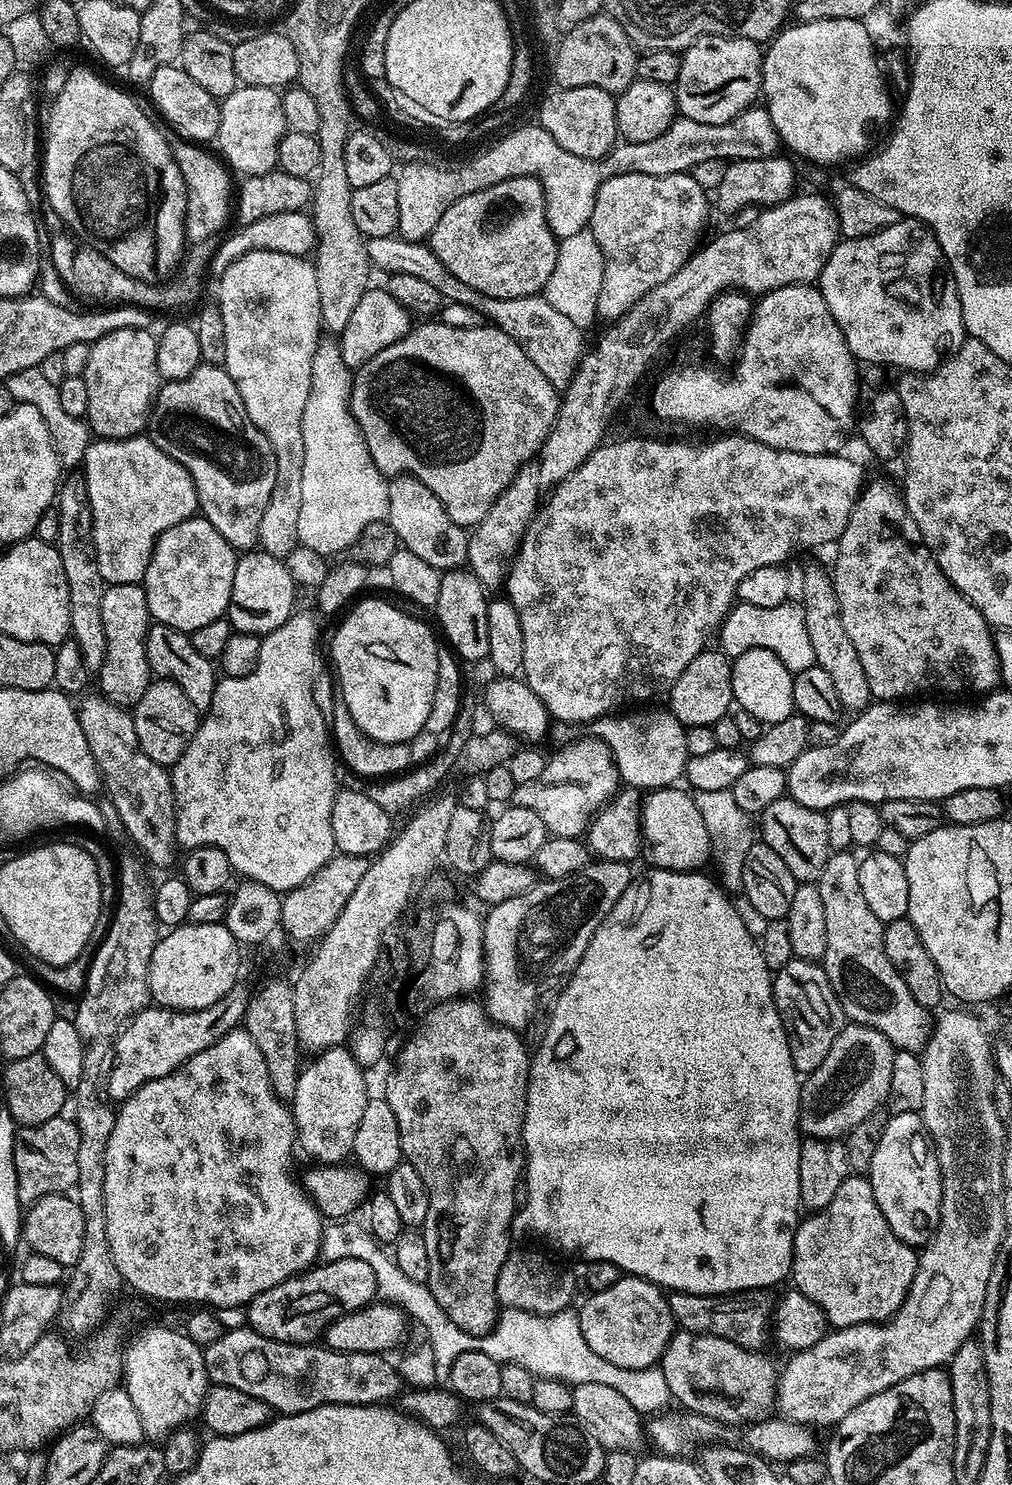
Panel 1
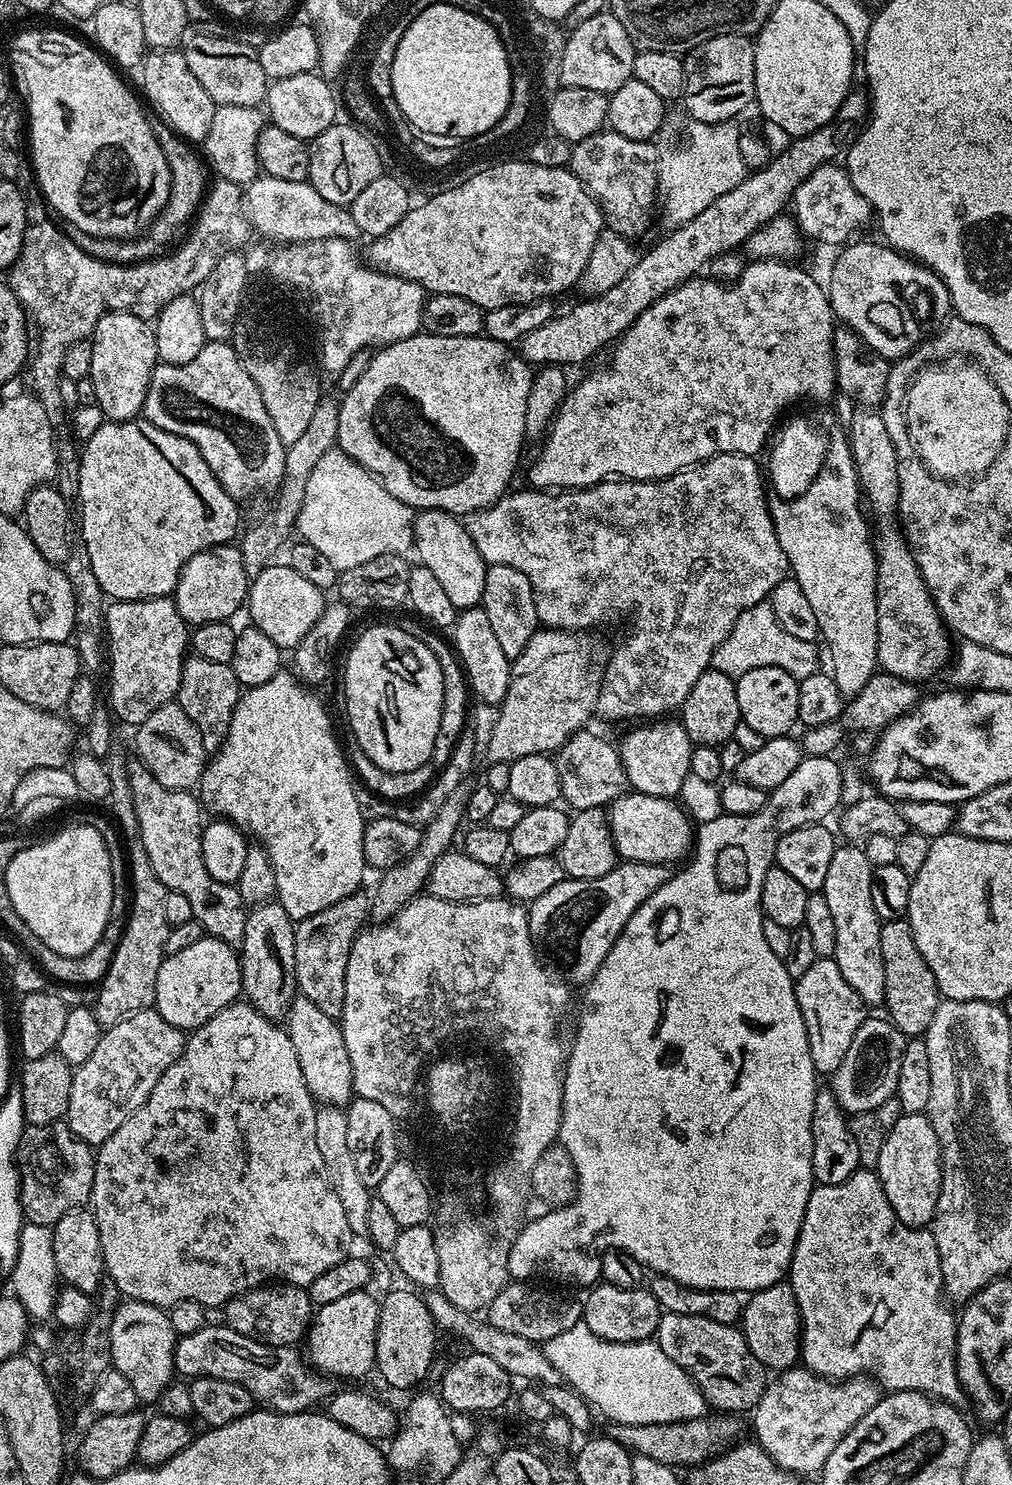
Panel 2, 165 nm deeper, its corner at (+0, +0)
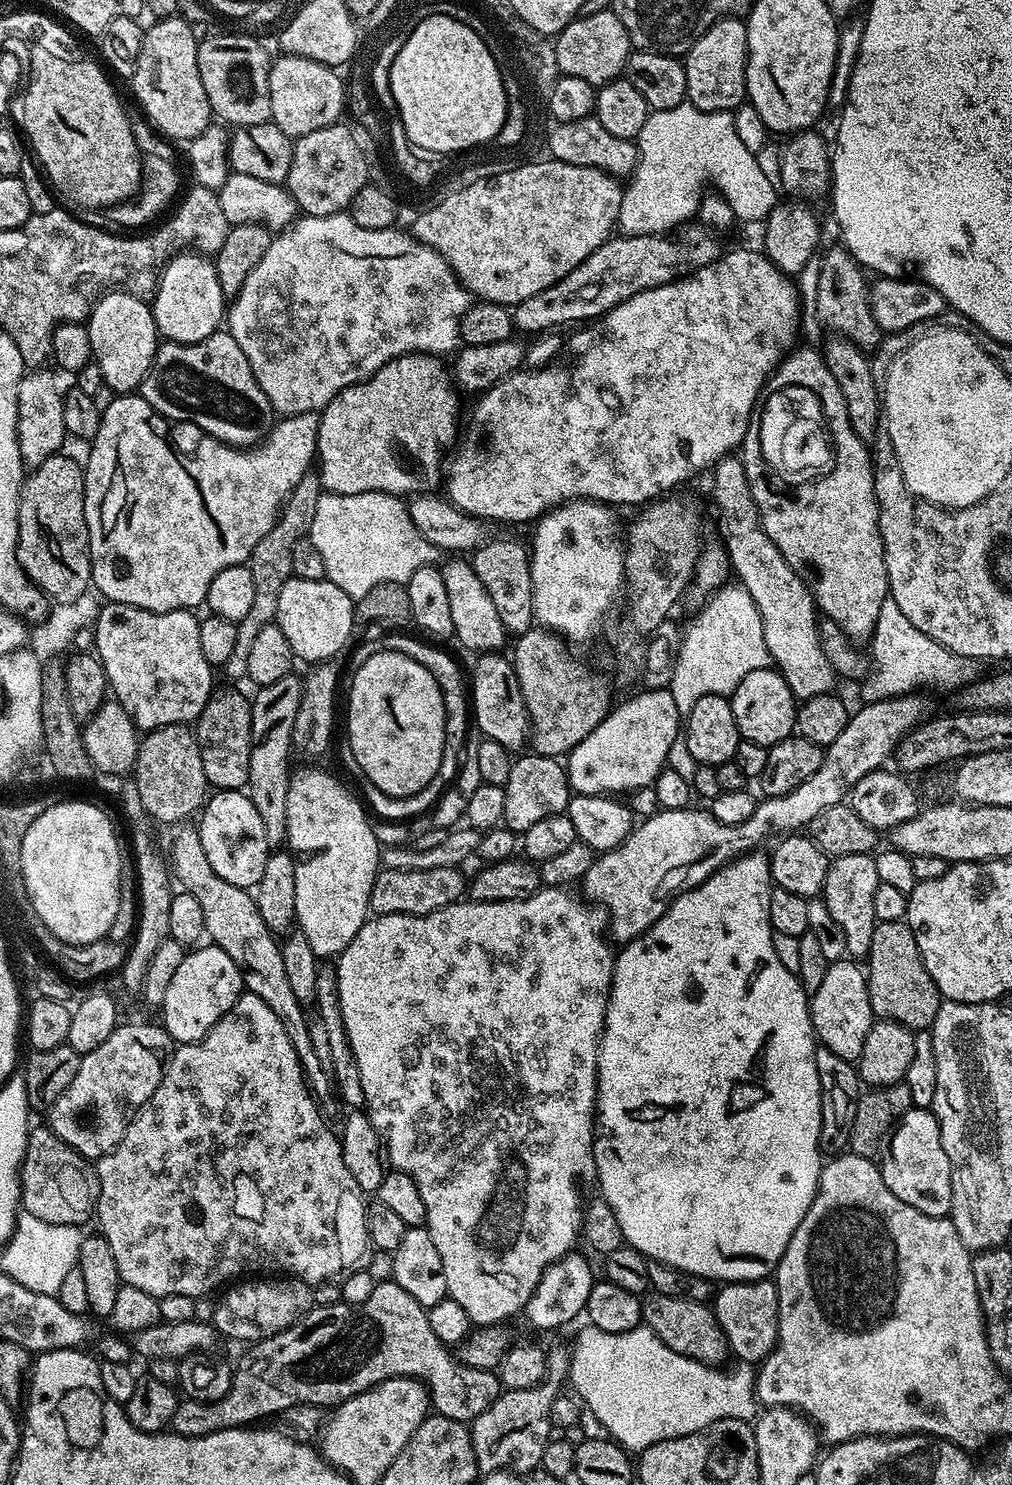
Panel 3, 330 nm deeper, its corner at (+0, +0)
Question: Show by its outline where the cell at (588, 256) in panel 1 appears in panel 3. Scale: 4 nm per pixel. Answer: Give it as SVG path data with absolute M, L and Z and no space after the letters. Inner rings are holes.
M687 102L670 110L652 110L646 118L646 126L642 126L634 143L638 149L636 170L624 188L622 206L616 219L619 231L623 235L663 236L671 233L671 228L680 228L688 224L699 213L700 200L706 195L707 188L704 187L708 183L712 183L716 187L713 189L724 196L726 202L730 202L730 210L734 210L736 219L740 222L764 222L778 205L777 185L773 177L771 180L767 170L760 165L761 157L748 150L745 143L738 138L732 112L704 112Z

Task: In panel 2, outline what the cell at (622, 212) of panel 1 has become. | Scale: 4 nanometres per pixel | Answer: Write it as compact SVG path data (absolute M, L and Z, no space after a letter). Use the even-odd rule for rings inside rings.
M611 130L595 132L590 138L582 138L571 145L567 167L584 183L584 188L600 203L600 213L604 215L605 225L611 231L622 236L637 238L652 224L652 212L658 208L658 193L656 190L656 169L658 167L657 153L652 153L653 145L647 140L622 138L622 134Z

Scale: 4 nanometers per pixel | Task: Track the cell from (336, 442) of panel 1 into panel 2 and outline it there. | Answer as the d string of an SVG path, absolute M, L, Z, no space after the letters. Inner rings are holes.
M333 446L318 458L318 466L310 470L310 482L306 482L306 498L296 519L299 539L314 546L329 562L334 562L338 570L350 566L362 566L362 562L370 562L370 558L379 556L399 556L407 553L413 547L412 525L414 523L413 509L408 505L398 502L390 490L380 485L375 476L363 468L358 462Z

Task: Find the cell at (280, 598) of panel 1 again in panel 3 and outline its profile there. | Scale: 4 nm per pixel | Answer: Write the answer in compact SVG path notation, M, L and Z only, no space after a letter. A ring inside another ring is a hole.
M292 576L282 586L278 594L278 608L274 621L282 634L286 634L286 642L290 642L290 650L297 661L305 660L308 666L321 661L331 661L344 648L344 643L352 636L352 627L357 627L354 602L334 582L327 578L307 580Z

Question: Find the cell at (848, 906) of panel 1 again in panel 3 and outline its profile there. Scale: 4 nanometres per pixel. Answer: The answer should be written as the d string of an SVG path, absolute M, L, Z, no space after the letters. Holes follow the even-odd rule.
M867 852L837 856L828 865L822 899L838 926L842 926L842 934L846 934L849 957L864 958L870 950L870 938L874 938L878 923L874 914L874 890L878 890L879 885L878 870L874 870L872 856Z

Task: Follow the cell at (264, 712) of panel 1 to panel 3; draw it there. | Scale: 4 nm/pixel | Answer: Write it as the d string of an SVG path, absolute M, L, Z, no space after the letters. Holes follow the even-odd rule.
M300 768L291 773L286 794L286 848L294 862L295 923L306 934L306 942L310 942L310 950L318 958L339 957L350 946L354 934L370 919L370 890L377 872L381 871L382 844L376 841L376 832L368 825L370 816L365 805L357 797L356 800L330 773L320 768Z

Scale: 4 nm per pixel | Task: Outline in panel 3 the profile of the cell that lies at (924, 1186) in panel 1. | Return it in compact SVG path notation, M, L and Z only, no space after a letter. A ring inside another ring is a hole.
M912 1107L902 1114L886 1141L886 1151L879 1166L886 1186L890 1186L892 1193L902 1198L906 1206L914 1206L914 1210L927 1216L944 1218L951 1213L952 1167L946 1150L942 1150L942 1134L935 1112Z

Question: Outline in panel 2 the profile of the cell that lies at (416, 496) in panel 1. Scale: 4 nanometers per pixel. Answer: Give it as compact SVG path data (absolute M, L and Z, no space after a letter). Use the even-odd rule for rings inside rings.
M425 508L417 511L412 525L412 538L414 541L414 552L420 555L419 563L438 582L442 582L442 591L450 597L450 602L454 602L457 610L477 607L483 598L483 586L486 585L486 574L489 565L485 564L482 554L478 554L478 546L474 546L474 538L464 529L463 523L451 512L444 512L441 508Z

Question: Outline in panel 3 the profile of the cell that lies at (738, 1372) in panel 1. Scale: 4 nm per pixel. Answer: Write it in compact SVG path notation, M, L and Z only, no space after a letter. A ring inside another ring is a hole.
M661 1292L649 1295L642 1304L642 1320L649 1332L653 1332L660 1341L670 1350L674 1350L678 1354L682 1354L691 1360L700 1360L703 1364L709 1366L723 1365L724 1359L729 1359L730 1349L728 1339L722 1330L722 1326L718 1326L718 1318L716 1313L712 1311L707 1303L699 1304L693 1300L686 1298L674 1298L667 1296Z

